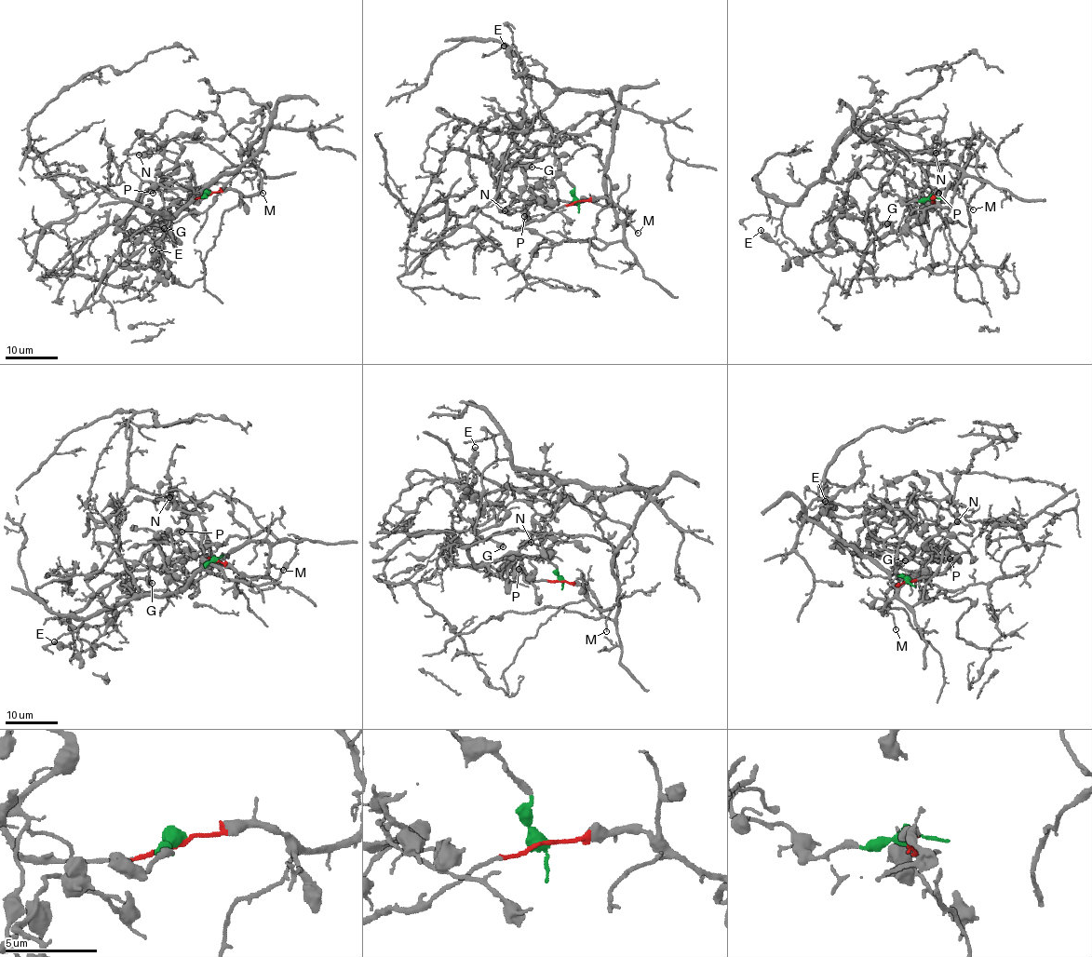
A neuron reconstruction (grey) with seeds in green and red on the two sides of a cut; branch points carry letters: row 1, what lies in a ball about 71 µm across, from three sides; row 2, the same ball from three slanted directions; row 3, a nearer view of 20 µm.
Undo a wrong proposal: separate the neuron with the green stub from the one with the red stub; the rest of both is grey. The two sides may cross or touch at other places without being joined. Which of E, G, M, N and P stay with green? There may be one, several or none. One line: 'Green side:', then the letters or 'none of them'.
Green side: E, G, N, P

